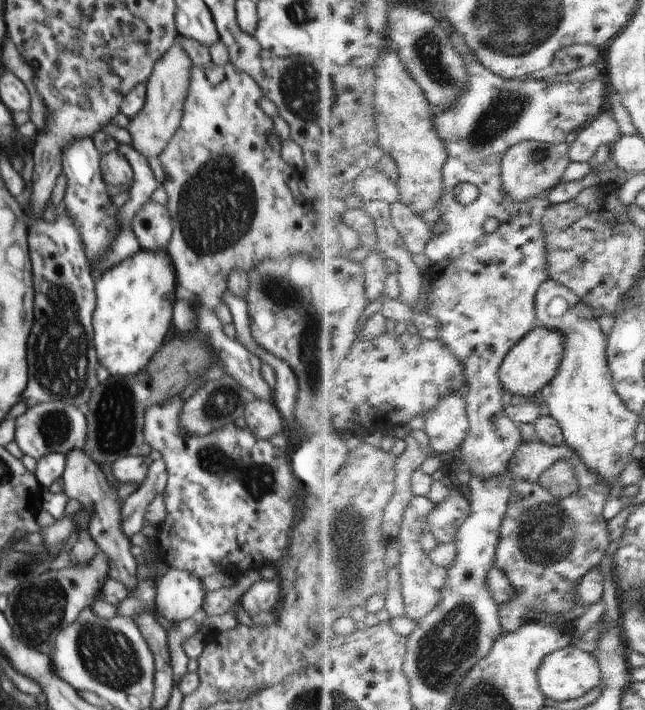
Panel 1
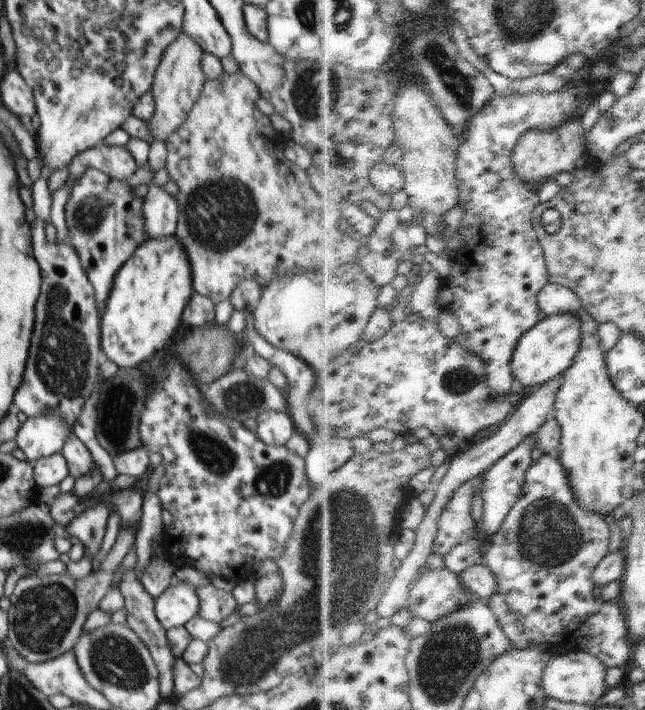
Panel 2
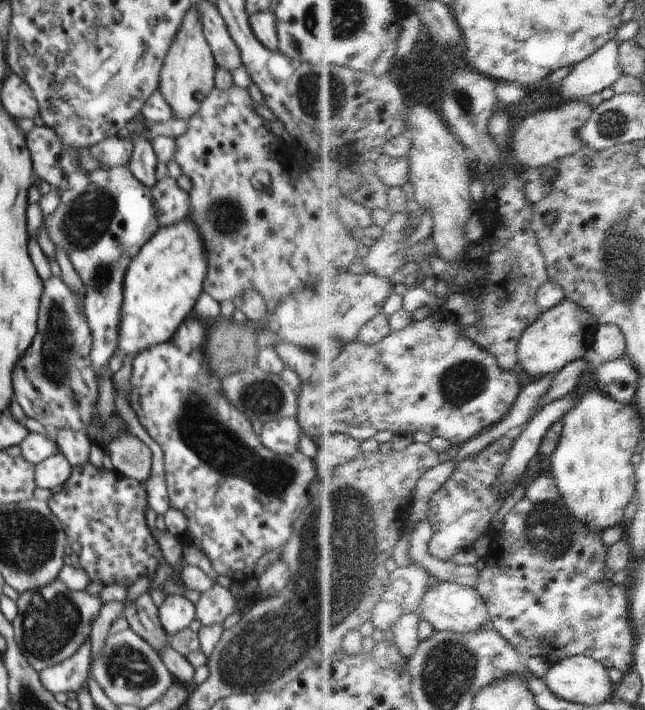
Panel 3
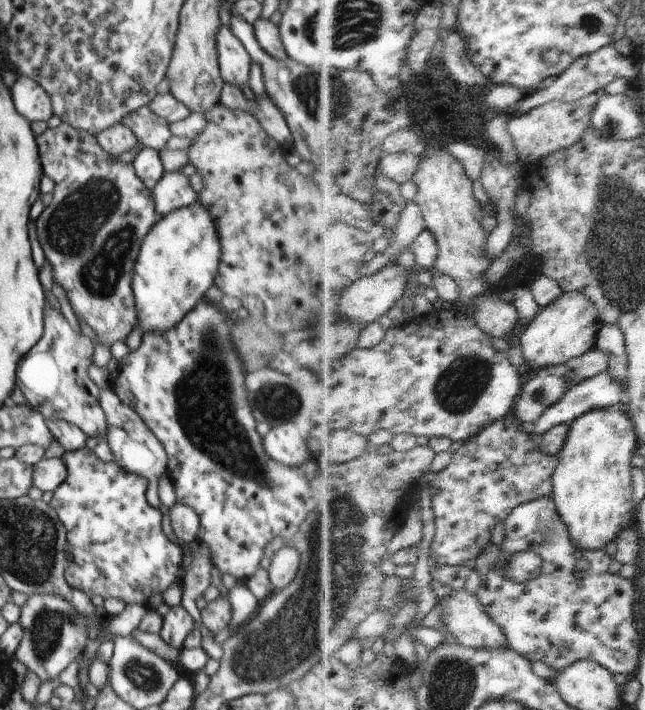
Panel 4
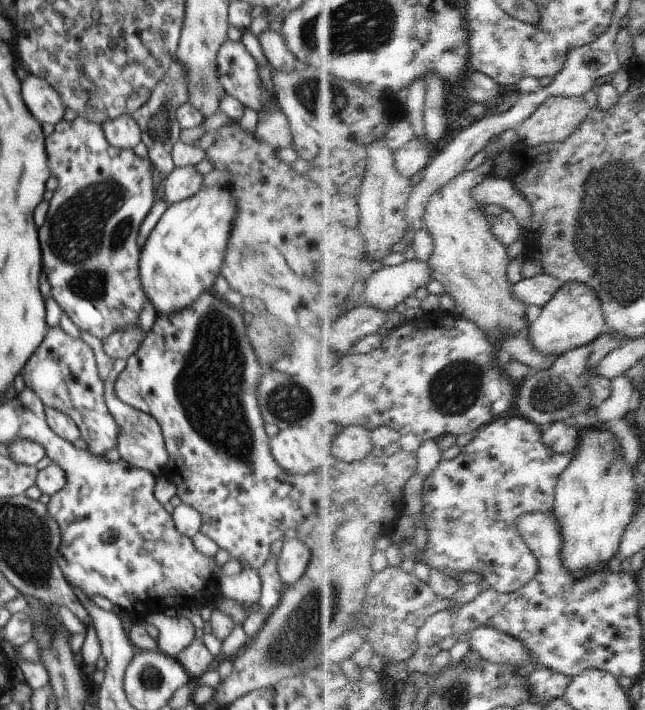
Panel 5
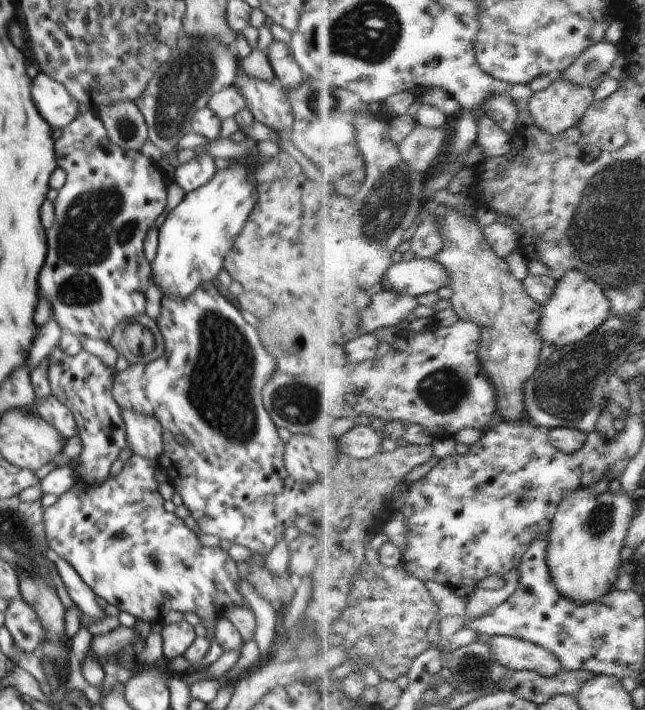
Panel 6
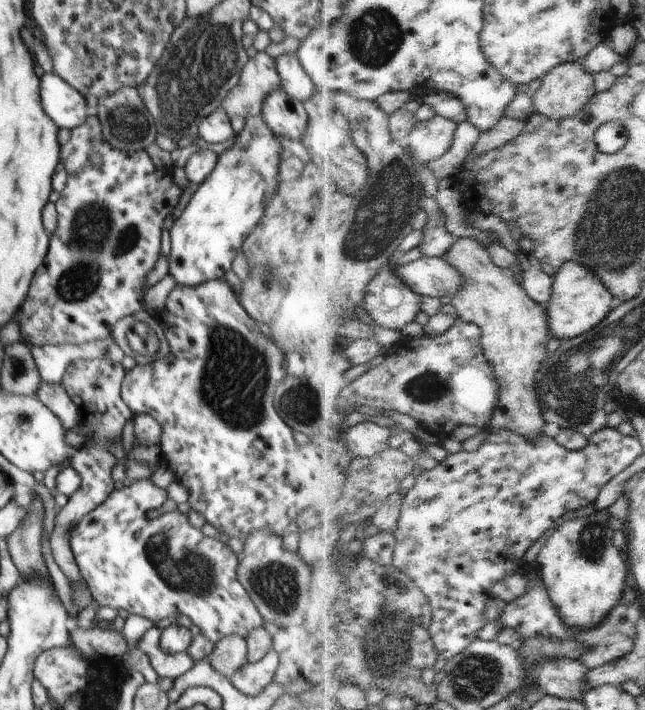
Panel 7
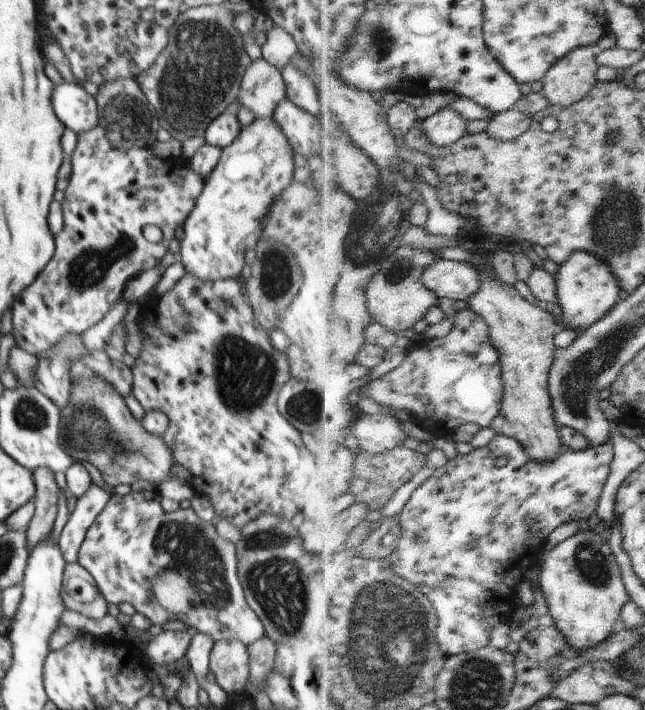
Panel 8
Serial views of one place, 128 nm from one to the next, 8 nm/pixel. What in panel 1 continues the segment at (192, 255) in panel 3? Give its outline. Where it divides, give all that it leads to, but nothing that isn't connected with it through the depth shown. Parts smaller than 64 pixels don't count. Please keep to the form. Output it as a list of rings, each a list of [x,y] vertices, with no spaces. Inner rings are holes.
[[[164,248],[156,253],[140,249],[130,259],[102,272],[101,278],[95,282],[96,301],[91,319],[93,344],[97,362],[108,370],[111,376],[129,376],[140,372],[165,343],[164,338],[170,330],[172,306],[176,300],[174,298],[177,288],[175,281],[175,271]]]

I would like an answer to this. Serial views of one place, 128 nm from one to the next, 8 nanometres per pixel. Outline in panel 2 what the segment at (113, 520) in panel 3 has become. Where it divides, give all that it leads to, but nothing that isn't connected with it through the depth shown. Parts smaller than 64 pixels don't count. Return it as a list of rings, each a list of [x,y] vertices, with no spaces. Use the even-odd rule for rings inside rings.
[[[136,489],[112,490],[88,502],[83,502],[84,497],[76,497],[71,492],[60,493],[49,506],[51,518],[65,527],[100,499],[108,499],[111,502],[111,512],[116,511],[120,515],[121,526],[137,530],[142,515],[143,497]]]

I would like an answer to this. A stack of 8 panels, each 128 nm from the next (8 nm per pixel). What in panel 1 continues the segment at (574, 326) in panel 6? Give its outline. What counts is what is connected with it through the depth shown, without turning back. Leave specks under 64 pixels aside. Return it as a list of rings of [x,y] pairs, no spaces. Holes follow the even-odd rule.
[[[545,327],[536,328],[529,336],[526,336],[508,354],[507,360],[503,363],[500,377],[506,393],[511,393],[513,396],[530,397],[550,385],[556,379],[565,360],[567,342],[563,333]]]

